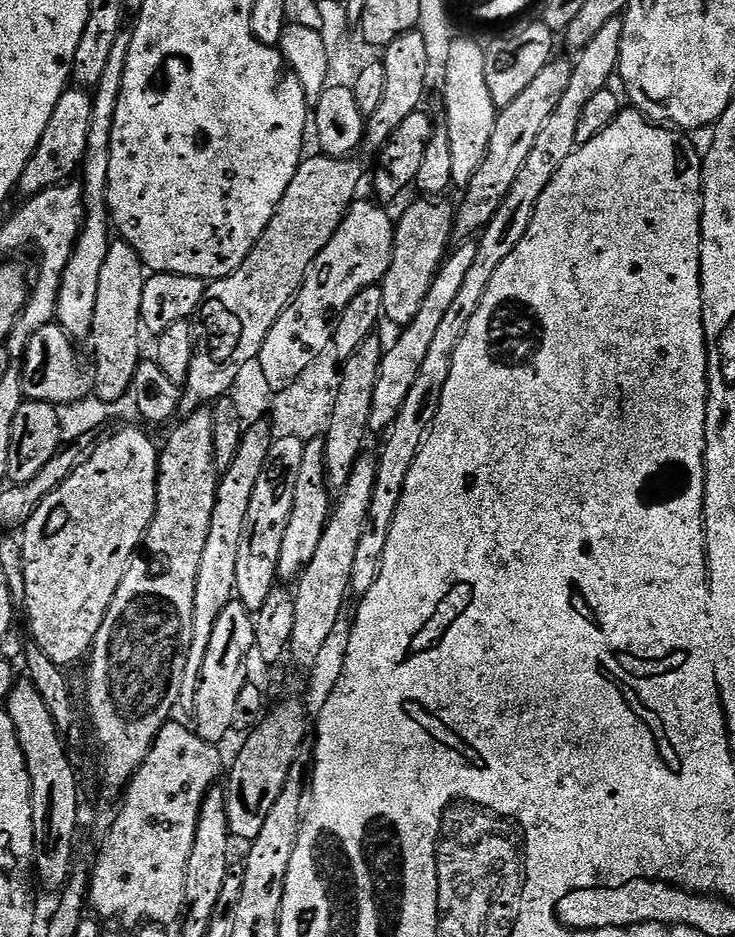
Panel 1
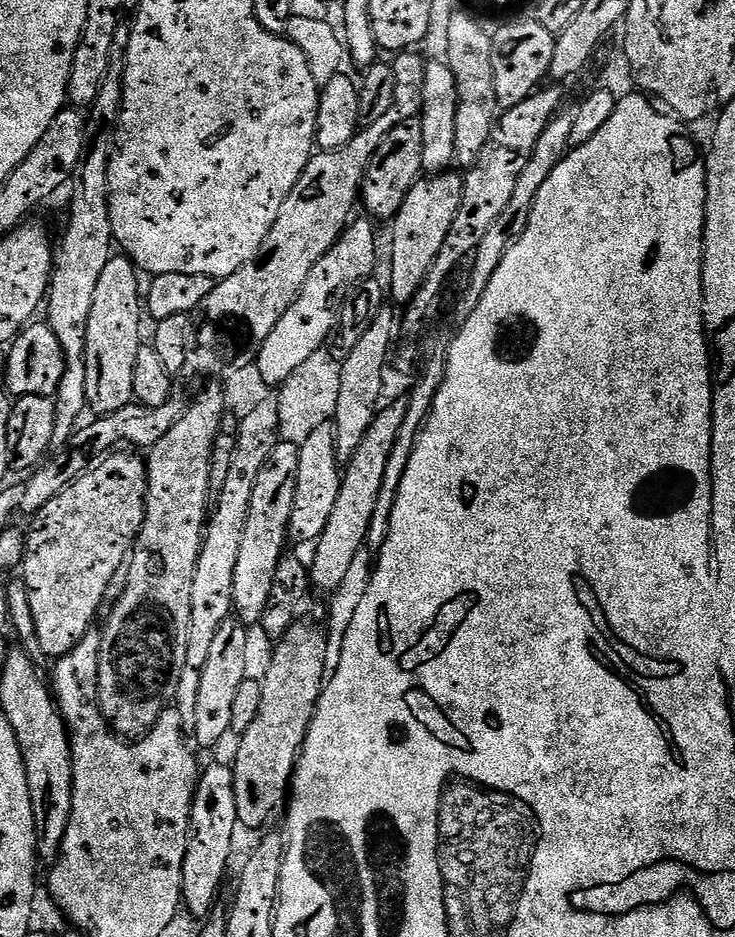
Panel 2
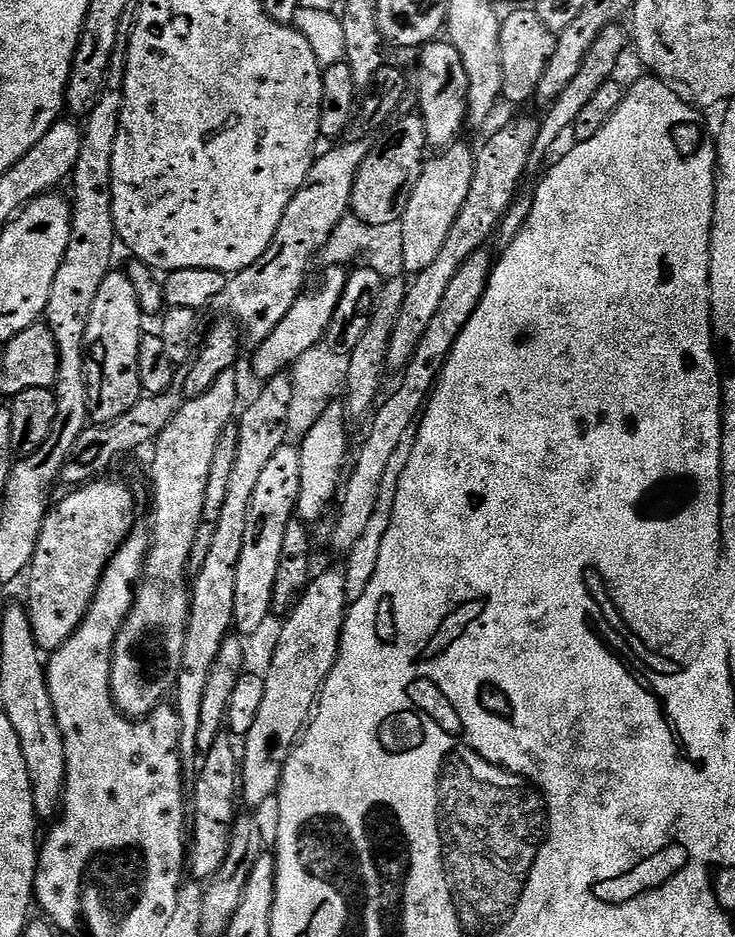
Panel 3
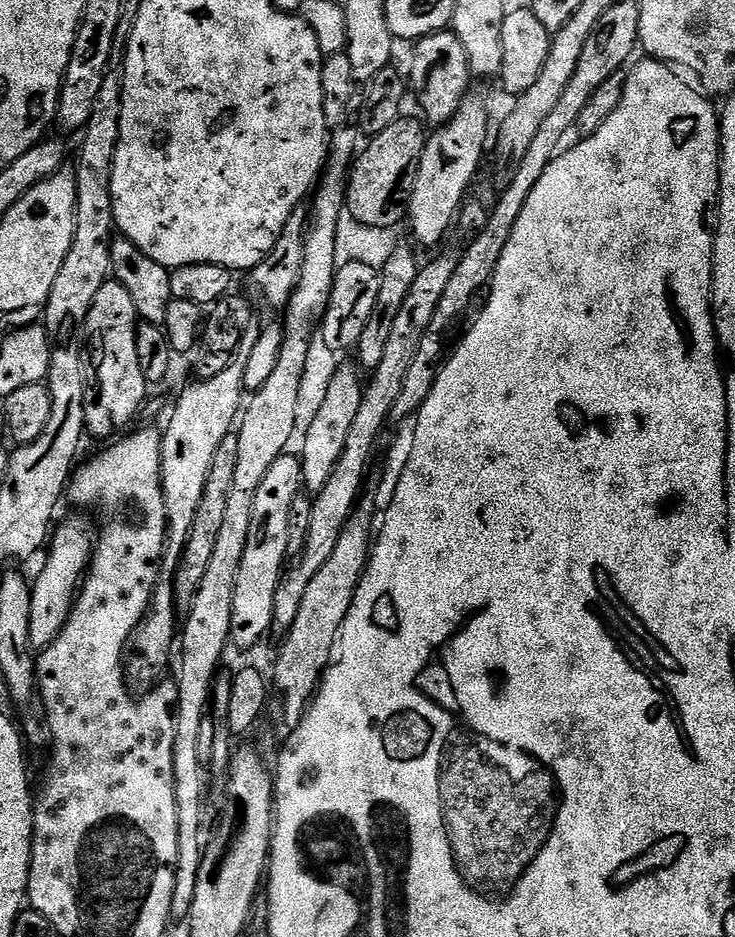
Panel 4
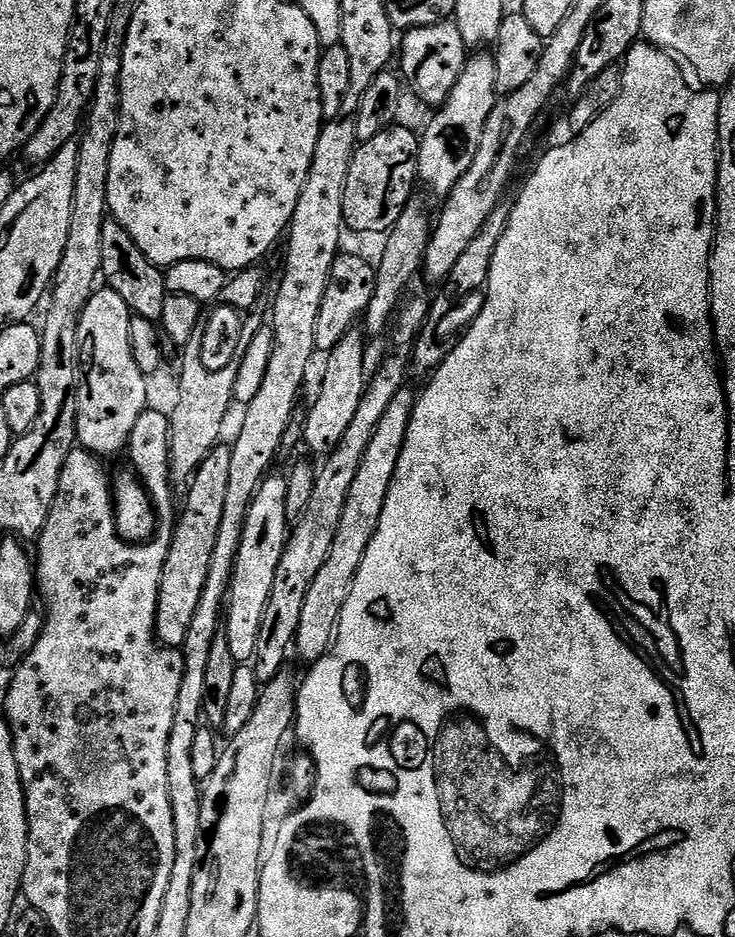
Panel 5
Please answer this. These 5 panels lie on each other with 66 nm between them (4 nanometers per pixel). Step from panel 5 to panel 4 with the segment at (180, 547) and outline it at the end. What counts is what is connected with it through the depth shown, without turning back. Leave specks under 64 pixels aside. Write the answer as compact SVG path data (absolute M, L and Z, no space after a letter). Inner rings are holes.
M229 434L226 438L222 438L218 454L214 454L214 462L210 466L210 474L202 490L198 514L194 514L194 526L190 530L184 553L180 555L174 573L174 595L181 609L187 610L192 607L192 600L198 594L198 586L202 586L202 578L206 578L206 566L210 566L210 557L214 554L216 535L218 530L222 530L222 521L226 518L226 502L230 502L230 486L234 486L236 467L238 467L238 438L235 434Z

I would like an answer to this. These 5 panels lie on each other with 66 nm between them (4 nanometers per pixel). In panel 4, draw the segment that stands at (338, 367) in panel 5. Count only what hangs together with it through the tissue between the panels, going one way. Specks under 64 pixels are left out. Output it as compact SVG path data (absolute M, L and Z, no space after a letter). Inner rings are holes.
M346 362L341 363L336 373L330 378L326 398L319 408L318 415L311 423L310 430L306 433L304 444L299 445L300 475L302 484L309 493L315 494L330 482L330 474L334 474L334 466L338 466L338 458L342 458L342 449L346 447L346 437L350 434L350 426L358 415L358 406L362 406L365 385L362 383L361 373L355 367L351 368Z

